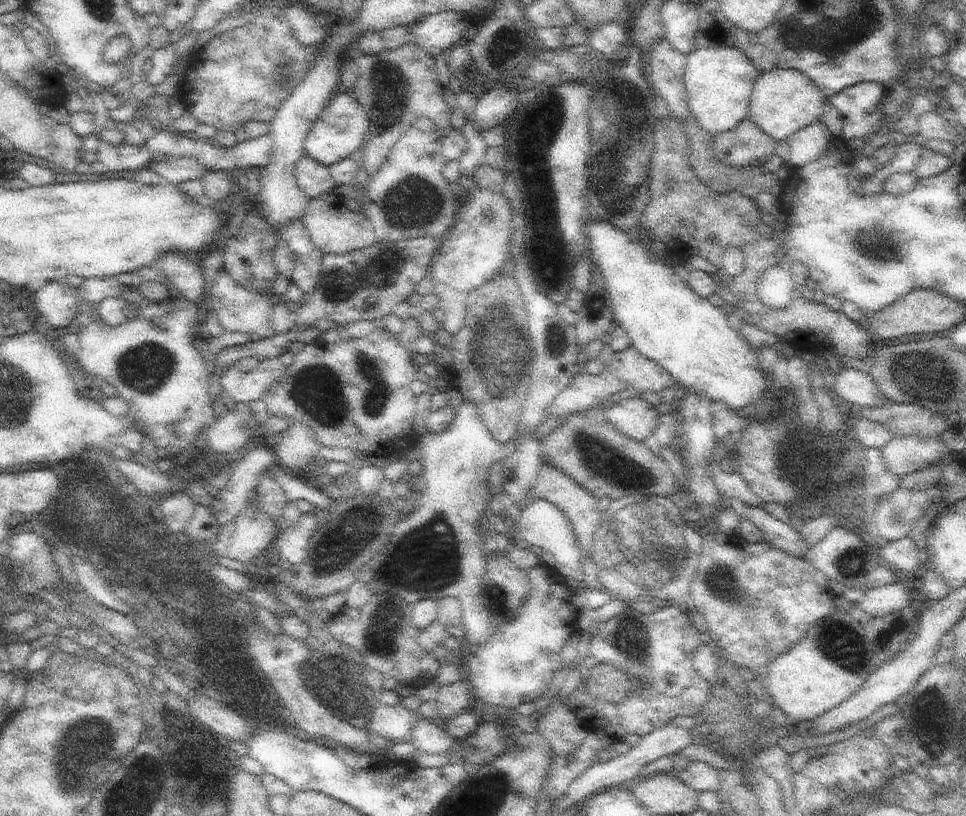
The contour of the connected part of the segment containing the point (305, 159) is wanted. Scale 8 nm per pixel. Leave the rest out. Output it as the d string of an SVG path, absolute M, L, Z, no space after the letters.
M306 154L296 163L295 177L298 186L309 199L329 195L332 190L338 188L329 166L316 162Z

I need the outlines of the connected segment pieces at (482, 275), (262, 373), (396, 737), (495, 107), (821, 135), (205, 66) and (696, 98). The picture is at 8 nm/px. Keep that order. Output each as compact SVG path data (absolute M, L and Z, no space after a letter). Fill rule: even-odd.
M478 188L470 194L470 202L464 198L454 228L450 230L450 234L447 234L446 238L443 238L442 244L433 256L430 279L433 282L433 291L440 297L441 309L445 314L443 328L452 335L455 335L464 324L468 295L489 283L490 280L494 280L501 273L511 254L514 222L512 222L512 208L510 208L510 202L506 197L503 192L498 193L486 188Z
M287 358L262 359L249 373L228 367L221 380L224 396L247 405L261 399L284 376L287 362Z
M380 704L372 713L366 729L370 734L384 736L391 743L410 741L415 726L422 719L419 712L413 713L402 705L390 706Z
M502 86L490 90L488 94L484 94L476 103L475 110L472 113L473 121L477 122L481 132L485 128L496 125L502 125L508 116L516 114L518 106L520 106L520 96L516 90L512 90L510 86Z
M820 120L799 130L787 140L789 146L788 162L803 167L824 154L833 136Z
M276 5L264 6L257 8L254 13L252 21L248 20L244 26L229 29L220 36L210 35L206 40L203 39L189 58L187 69L182 75L179 96L184 103L186 113L190 112L198 125L208 124L217 130L224 129L235 133L239 127L243 127L251 120L270 123L316 62L323 44L303 45L297 39L283 8ZM284 66L291 71L289 80L286 80L282 74Z
M738 46L698 48L687 56L684 82L690 113L715 135L735 129L750 114L751 96L759 68Z

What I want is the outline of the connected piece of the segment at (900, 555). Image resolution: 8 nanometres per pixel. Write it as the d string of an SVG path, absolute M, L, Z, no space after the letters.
M909 536L887 543L880 551L885 564L895 570L906 570L910 574L923 570L917 546Z

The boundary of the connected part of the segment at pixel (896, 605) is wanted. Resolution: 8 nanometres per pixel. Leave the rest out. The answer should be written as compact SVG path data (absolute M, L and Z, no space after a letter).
M890 583L866 590L858 603L858 613L881 617L908 607L910 600L910 593L902 583Z

